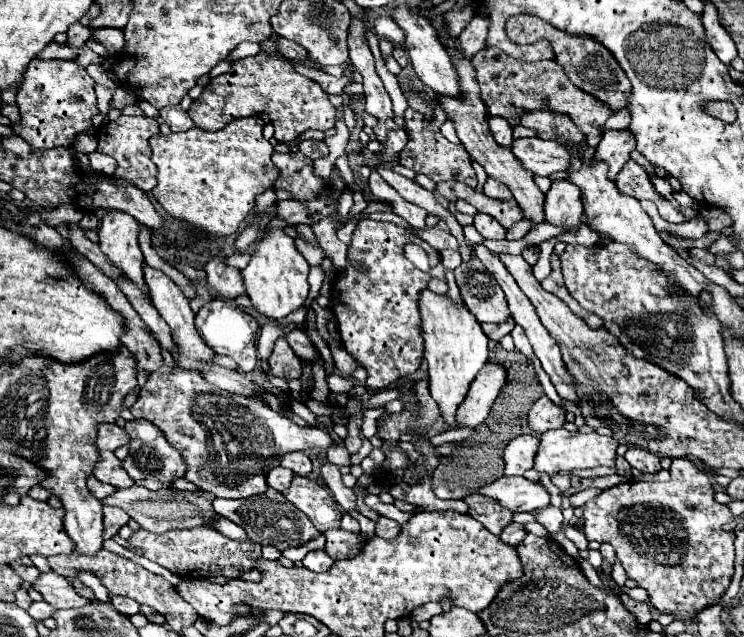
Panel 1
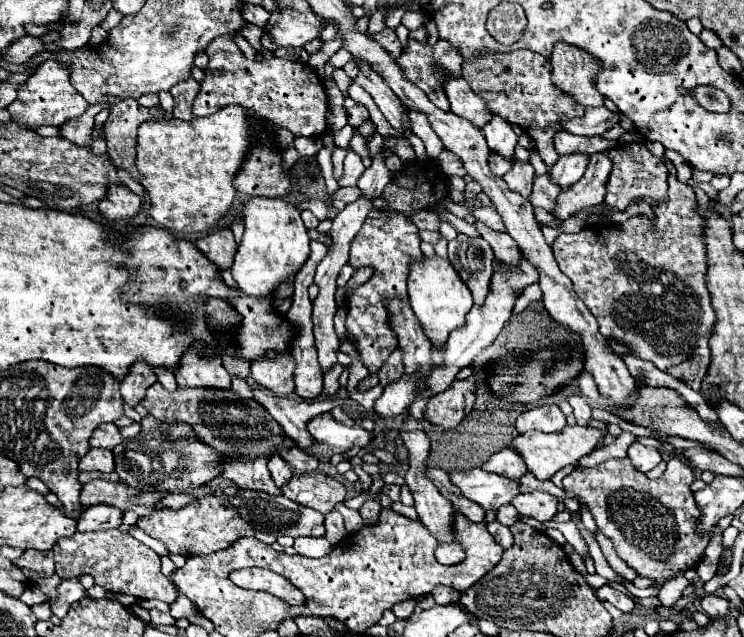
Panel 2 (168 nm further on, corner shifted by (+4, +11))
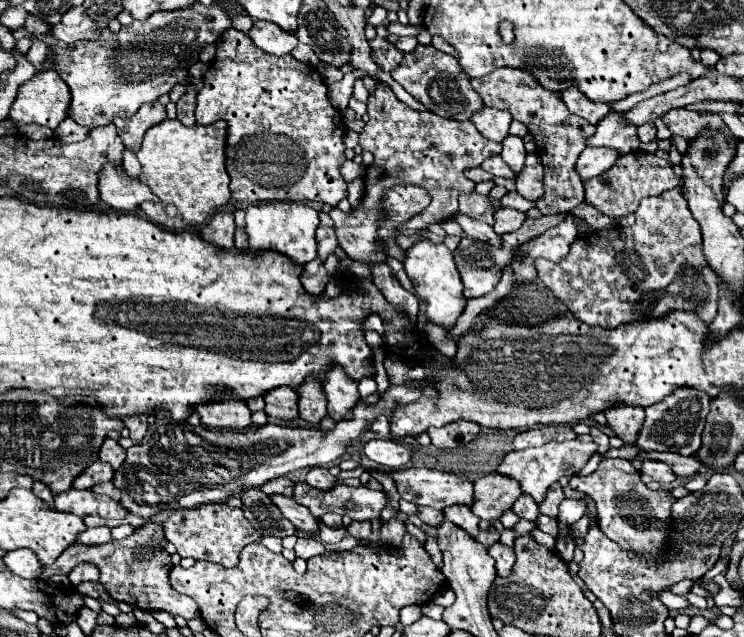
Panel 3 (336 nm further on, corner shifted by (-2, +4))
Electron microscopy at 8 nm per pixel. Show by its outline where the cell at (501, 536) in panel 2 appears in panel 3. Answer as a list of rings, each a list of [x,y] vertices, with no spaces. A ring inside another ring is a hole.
[[[496,542],[488,552],[496,560],[496,572],[498,572],[498,576],[502,576],[502,578],[504,576],[510,576],[512,566],[514,566],[514,560],[516,560],[514,550],[508,548],[508,546],[502,546],[500,542]]]

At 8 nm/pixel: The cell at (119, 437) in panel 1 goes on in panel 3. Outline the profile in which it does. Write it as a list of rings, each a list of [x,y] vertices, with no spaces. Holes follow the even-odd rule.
[[[106,438],[104,444],[102,444],[102,448],[100,448],[100,460],[108,462],[112,466],[112,470],[116,470],[116,468],[120,468],[120,464],[124,464],[126,450],[120,448],[116,440]]]

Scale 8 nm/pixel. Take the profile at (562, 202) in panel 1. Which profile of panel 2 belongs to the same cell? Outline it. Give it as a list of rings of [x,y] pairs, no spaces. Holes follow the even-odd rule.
[[[582,153],[564,155],[550,169],[550,179],[558,183],[560,189],[568,189],[568,185],[574,185],[582,177],[586,165],[588,165],[588,155]]]

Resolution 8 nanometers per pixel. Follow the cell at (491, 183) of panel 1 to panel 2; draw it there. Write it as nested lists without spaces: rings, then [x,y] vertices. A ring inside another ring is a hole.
[[[492,153],[488,161],[490,161],[490,171],[492,171],[496,177],[504,177],[504,175],[510,171],[510,165],[512,165],[512,161],[508,161],[508,159],[504,159],[504,157],[496,155],[496,153]]]

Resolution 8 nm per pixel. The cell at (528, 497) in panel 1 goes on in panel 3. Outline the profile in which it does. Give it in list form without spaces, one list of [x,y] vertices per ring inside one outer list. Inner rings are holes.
[[[404,468],[386,474],[394,480],[400,496],[418,506],[444,510],[452,504],[472,506],[474,502],[472,482],[462,480],[456,474],[430,468]]]

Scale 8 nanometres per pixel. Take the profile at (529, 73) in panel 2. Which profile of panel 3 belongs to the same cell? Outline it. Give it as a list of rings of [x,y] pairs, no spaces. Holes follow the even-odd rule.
[[[498,68],[482,78],[472,78],[472,88],[480,94],[486,106],[498,110],[510,110],[514,120],[520,120],[528,126],[538,146],[538,156],[544,164],[544,196],[536,202],[536,208],[542,214],[558,214],[558,212],[572,212],[580,202],[584,202],[584,186],[576,172],[576,160],[580,152],[586,148],[588,136],[596,132],[592,124],[584,118],[574,116],[564,108],[560,94],[544,90],[530,72],[526,70],[512,70],[512,68]]]

